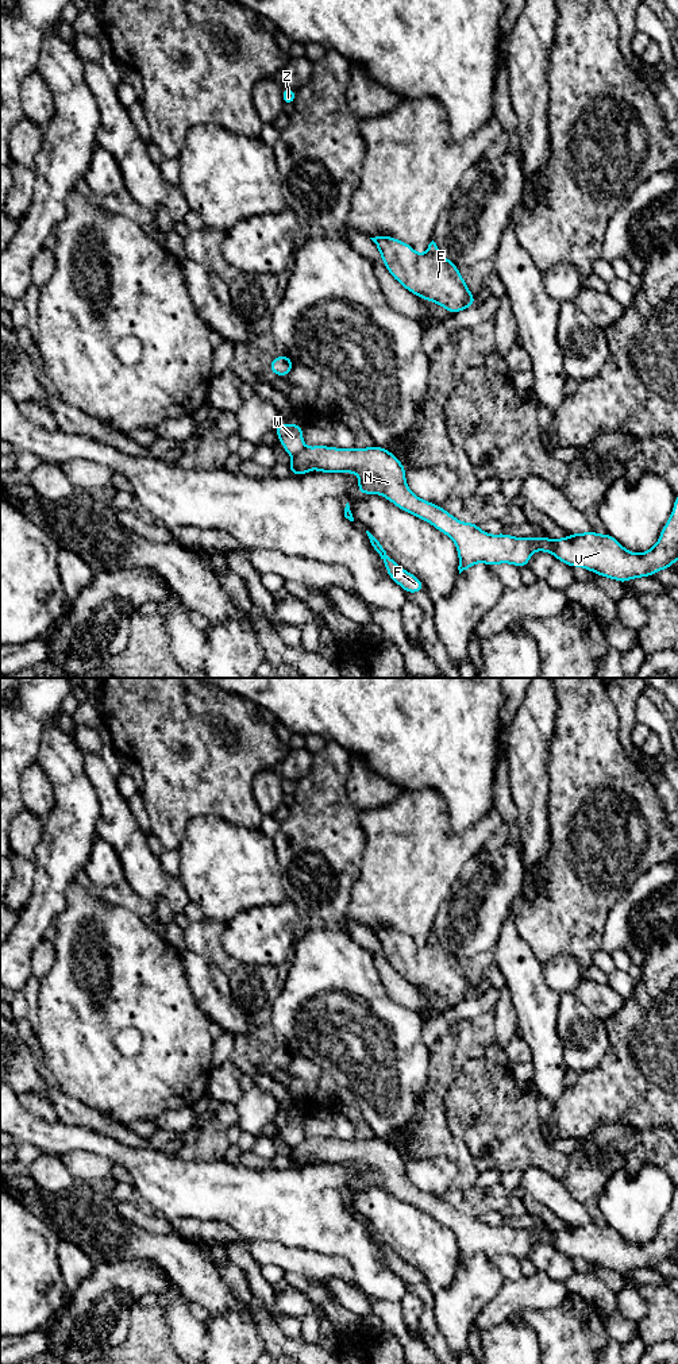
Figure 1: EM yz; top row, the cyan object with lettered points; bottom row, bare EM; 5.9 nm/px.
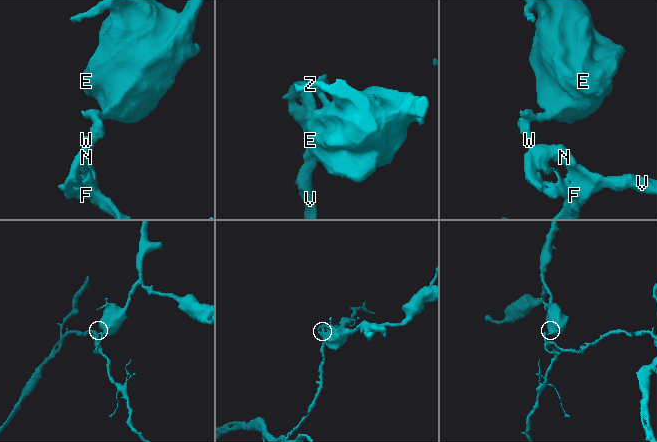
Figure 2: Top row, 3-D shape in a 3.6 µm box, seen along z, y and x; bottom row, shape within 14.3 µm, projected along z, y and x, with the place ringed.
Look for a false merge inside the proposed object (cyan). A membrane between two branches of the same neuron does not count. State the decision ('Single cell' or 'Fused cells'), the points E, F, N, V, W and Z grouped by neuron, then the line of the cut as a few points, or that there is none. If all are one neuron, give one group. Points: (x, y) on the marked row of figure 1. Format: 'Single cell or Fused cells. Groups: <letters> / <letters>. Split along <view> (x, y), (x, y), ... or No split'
Fused cells. Groups: E W Z / F N V. Split along yz (304, 447), (293, 458)

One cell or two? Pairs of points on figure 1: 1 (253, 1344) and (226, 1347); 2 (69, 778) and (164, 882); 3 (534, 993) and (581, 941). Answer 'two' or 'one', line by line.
1: one
2: two
3: two

